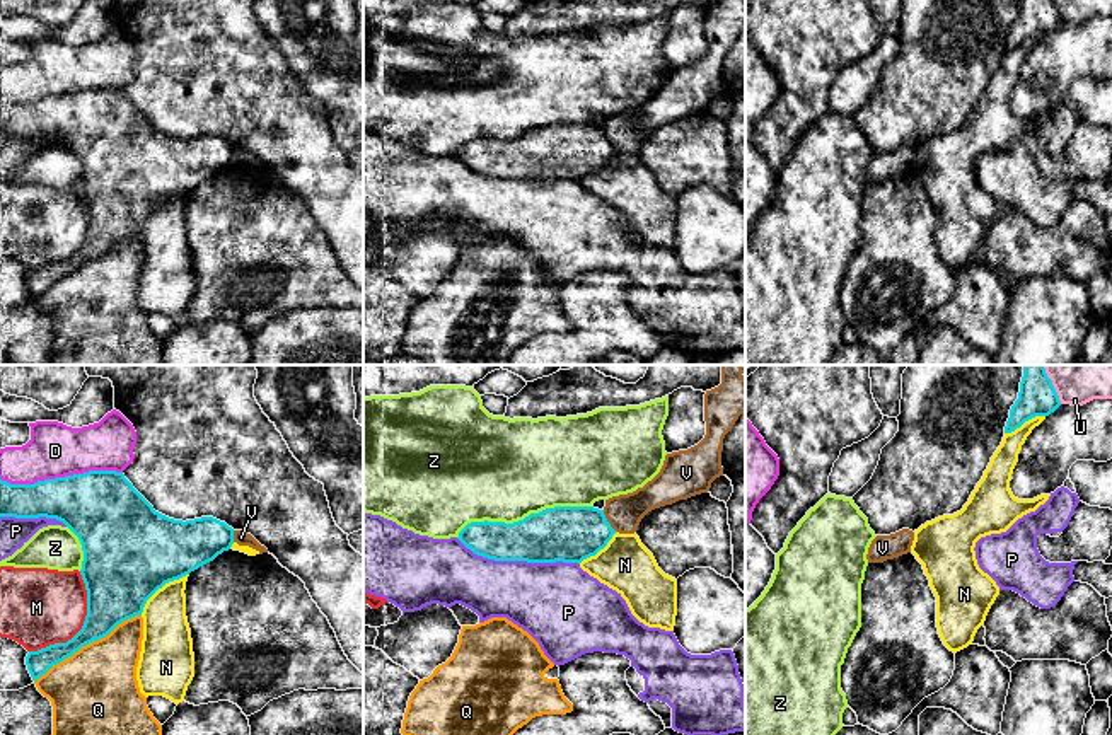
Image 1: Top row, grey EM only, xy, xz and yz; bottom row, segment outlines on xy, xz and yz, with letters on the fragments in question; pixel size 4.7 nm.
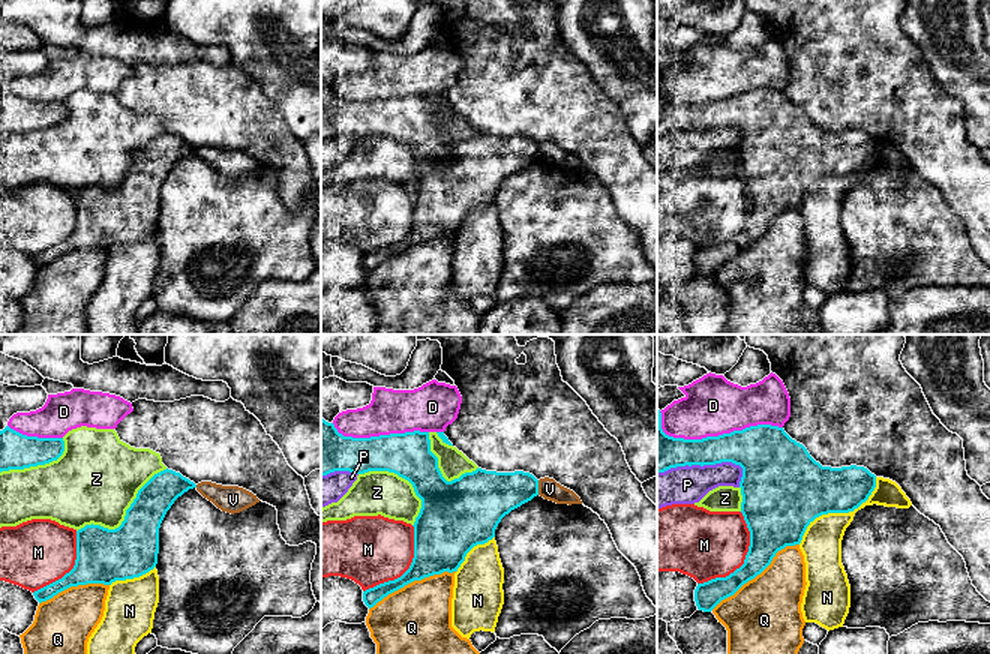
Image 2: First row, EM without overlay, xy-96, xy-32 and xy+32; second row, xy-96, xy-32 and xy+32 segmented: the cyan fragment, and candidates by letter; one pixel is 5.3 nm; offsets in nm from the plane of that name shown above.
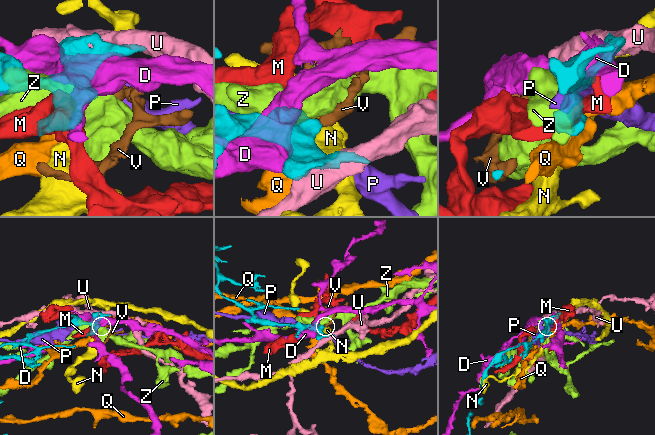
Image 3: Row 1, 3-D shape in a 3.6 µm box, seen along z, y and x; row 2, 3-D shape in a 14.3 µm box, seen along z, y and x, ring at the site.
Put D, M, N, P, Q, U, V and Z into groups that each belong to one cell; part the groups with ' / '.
D / M / N / P / Q / U / V / Z

